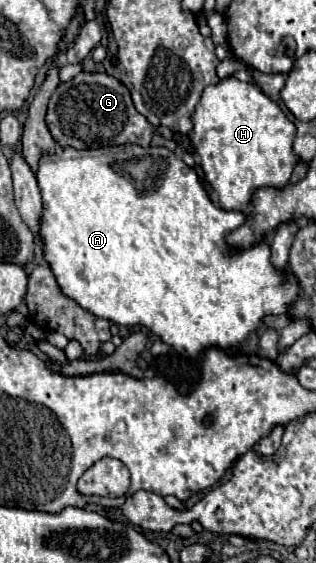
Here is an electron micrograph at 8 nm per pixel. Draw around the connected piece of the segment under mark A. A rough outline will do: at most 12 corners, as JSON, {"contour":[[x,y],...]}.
{"contour":[[165,147],[39,159],[61,293],[177,351],[299,287]]}

